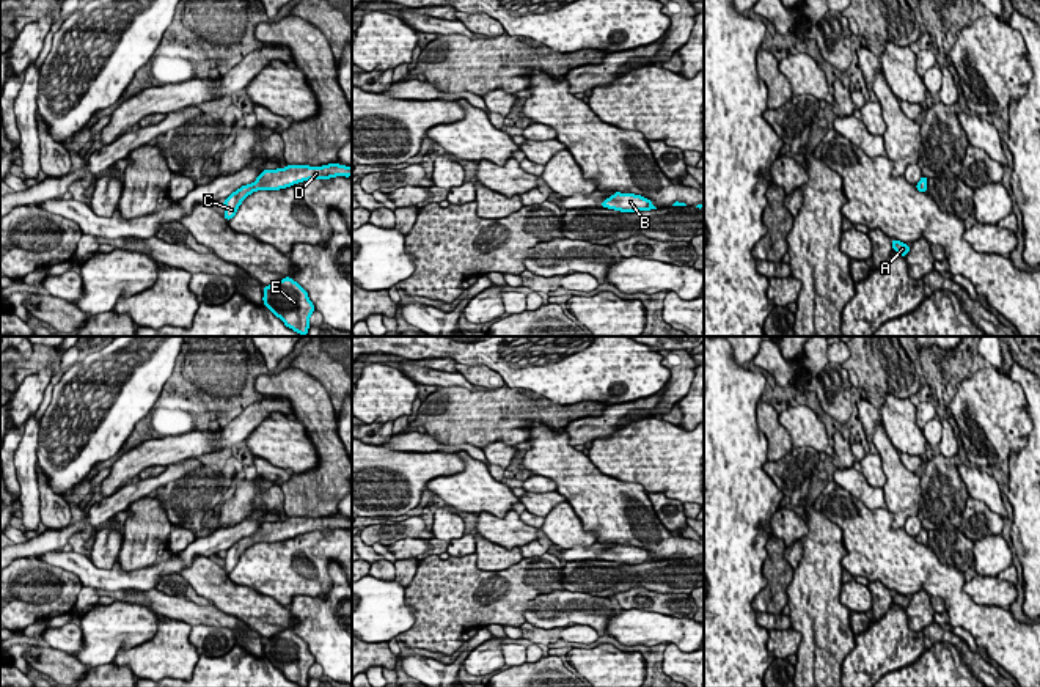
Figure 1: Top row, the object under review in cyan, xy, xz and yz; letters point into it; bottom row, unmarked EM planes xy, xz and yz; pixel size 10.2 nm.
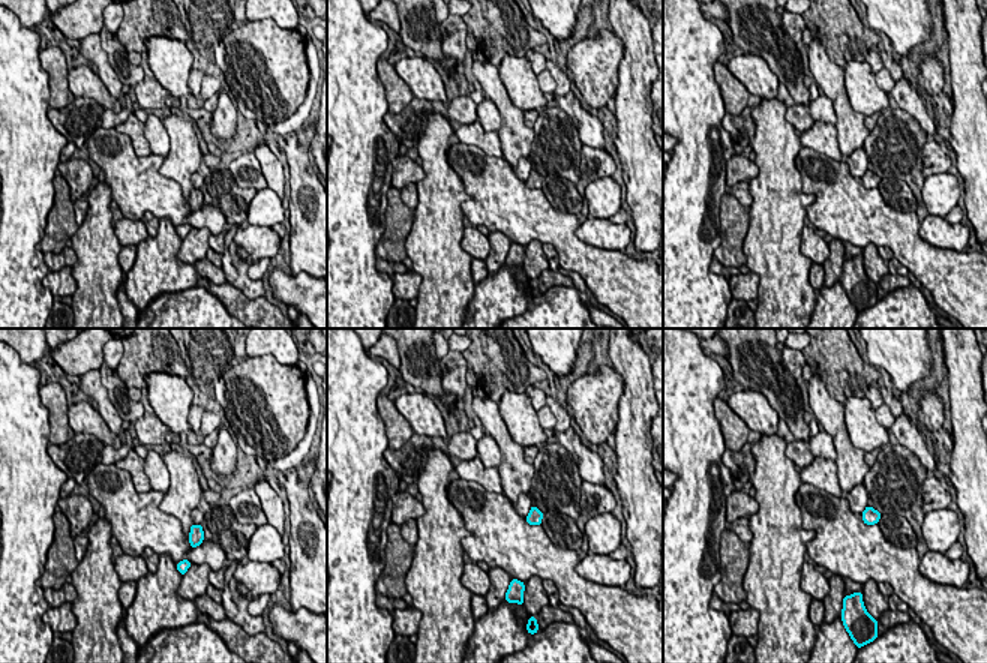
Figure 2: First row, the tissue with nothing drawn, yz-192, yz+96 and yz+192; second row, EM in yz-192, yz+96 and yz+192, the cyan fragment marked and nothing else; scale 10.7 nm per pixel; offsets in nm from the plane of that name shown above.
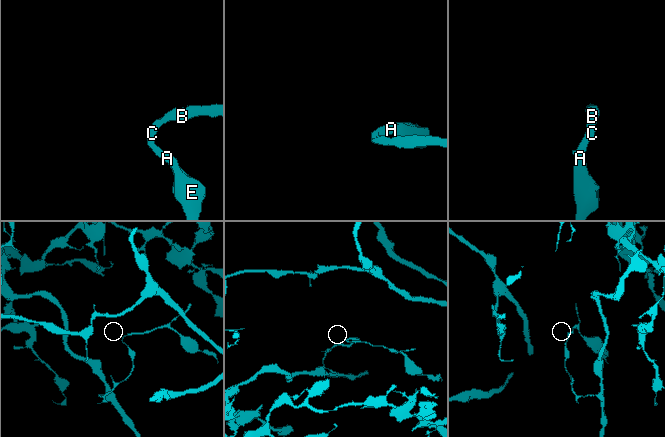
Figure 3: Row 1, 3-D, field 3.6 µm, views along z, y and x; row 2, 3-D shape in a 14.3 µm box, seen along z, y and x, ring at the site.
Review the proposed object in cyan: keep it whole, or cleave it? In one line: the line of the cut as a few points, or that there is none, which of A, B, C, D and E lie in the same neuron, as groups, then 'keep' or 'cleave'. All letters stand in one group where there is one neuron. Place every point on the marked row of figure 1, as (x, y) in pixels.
no cut; A B C D E; keep

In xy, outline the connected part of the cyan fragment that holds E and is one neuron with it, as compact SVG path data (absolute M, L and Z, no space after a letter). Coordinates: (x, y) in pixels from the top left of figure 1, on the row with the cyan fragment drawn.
M286 277L270 286L264 286L262 300L286 327L300 335L308 335L309 316L316 308L308 299L308 292L291 277Z

